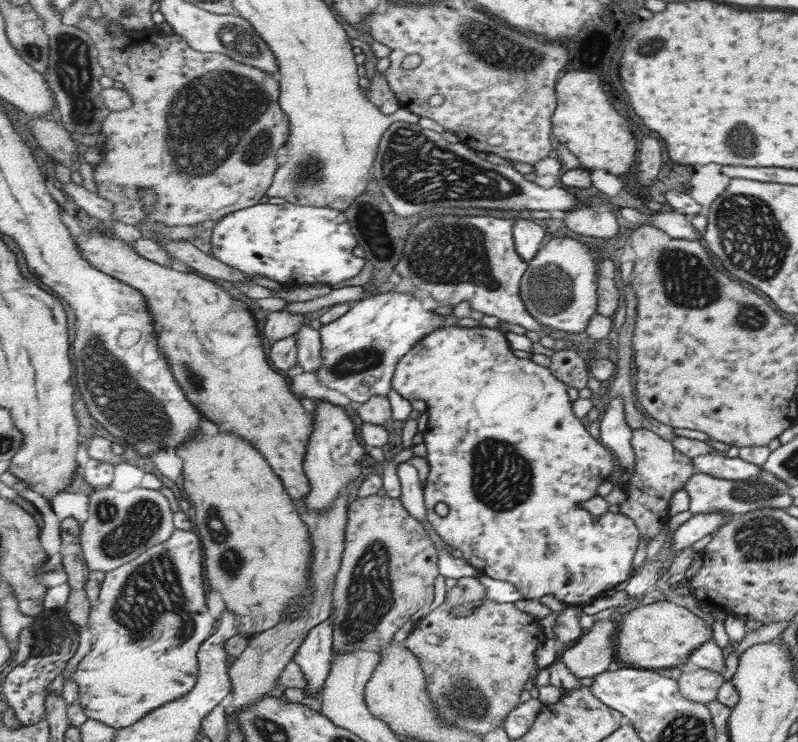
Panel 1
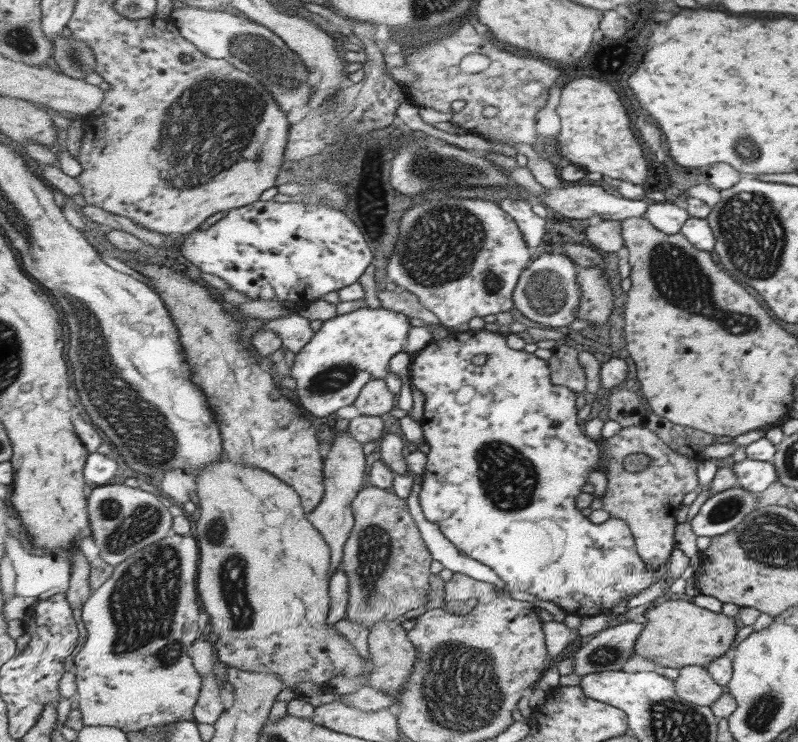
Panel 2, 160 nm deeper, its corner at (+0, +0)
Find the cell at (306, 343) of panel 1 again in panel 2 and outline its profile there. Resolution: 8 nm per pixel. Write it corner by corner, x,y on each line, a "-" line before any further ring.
299,313
264,321
262,330
274,330
283,341
285,348
294,354
302,351
314,337
311,320

